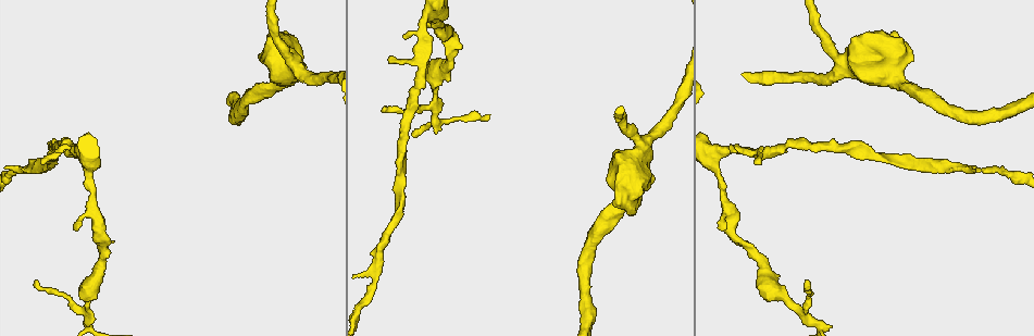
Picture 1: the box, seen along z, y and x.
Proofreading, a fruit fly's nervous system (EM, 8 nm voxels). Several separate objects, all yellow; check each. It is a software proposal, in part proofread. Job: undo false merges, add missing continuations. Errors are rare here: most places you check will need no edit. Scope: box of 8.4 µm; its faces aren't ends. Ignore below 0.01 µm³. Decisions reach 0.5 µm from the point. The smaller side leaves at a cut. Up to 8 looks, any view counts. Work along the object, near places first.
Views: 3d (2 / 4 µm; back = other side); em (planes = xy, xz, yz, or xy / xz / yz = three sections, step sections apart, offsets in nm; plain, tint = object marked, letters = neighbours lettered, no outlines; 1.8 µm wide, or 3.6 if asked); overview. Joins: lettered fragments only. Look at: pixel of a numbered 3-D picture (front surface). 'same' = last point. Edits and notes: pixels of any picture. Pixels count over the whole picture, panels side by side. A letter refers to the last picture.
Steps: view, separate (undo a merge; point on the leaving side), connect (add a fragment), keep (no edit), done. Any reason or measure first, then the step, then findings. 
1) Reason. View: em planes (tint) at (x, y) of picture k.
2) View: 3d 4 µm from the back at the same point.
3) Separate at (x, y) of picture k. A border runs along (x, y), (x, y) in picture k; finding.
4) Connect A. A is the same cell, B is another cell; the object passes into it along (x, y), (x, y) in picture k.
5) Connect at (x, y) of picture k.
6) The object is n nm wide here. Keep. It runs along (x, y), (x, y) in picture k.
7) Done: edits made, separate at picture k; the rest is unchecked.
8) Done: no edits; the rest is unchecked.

Thin end. View: 3d 4 µm at (381, 111) of picture 1.

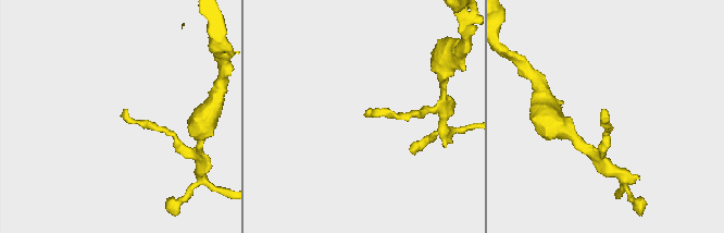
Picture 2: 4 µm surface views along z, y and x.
View: em 3.6 µm xy step 16 (tint) at (124, 109) of picture 2.

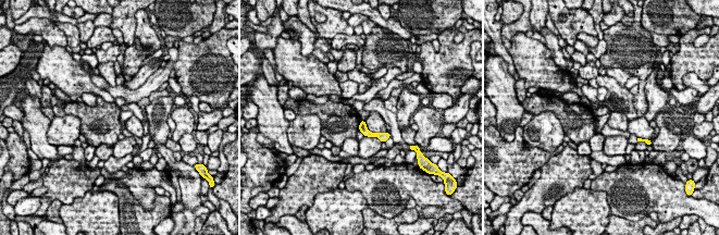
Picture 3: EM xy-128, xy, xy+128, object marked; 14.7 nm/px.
Another direction. View: em 3.6 µm planes (letters) at the same point.

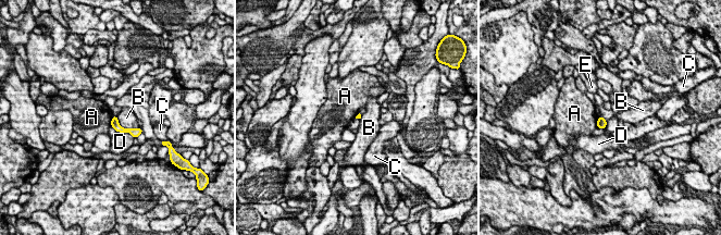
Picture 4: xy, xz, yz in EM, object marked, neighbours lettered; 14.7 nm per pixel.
Keep. A, B, C, D and E are other cells; it runs along (114, 119), (121, 130), (139, 131) in picture 4; no lettered fragment goes on from it.

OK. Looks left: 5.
Thin end. View: em planes (letters) at (724, 229) of picture 1.

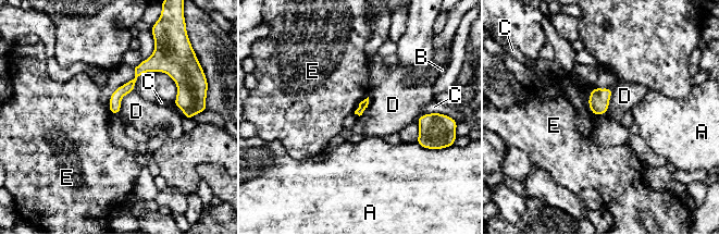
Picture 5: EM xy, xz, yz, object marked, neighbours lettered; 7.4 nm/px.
Keep. A, B, C, D and E are other cells; a border runs along (134, 90), (122, 98), (118, 114) in picture 5; no lettered fragment goes on from it.

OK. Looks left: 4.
Free end. View: em yz step 16 (letters) at (735, 151) of picture 1.

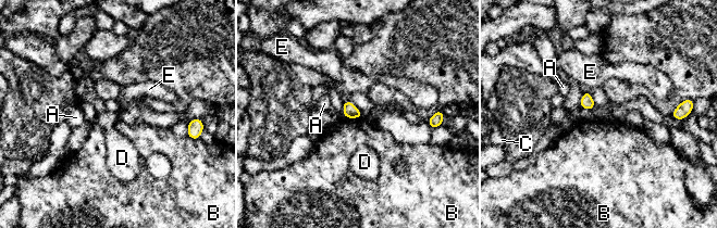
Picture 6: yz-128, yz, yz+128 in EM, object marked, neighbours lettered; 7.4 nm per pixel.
Another direction. View: em planes (letters) at the same point.

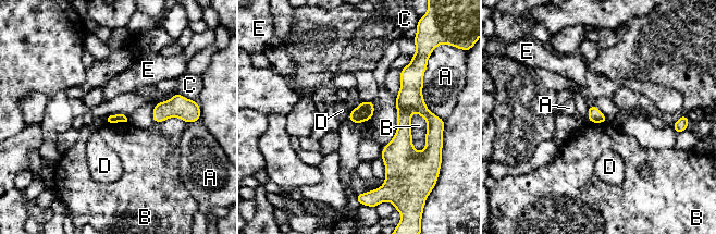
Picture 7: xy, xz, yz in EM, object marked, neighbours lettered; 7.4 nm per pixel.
Keep. A, B, C, D and E are other cells; a border runs along (414, 111), (411, 144), (420, 152) in picture 7; no lettered fragment goes on from it.

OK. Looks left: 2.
Done: no edits; the rest is unchecked.

